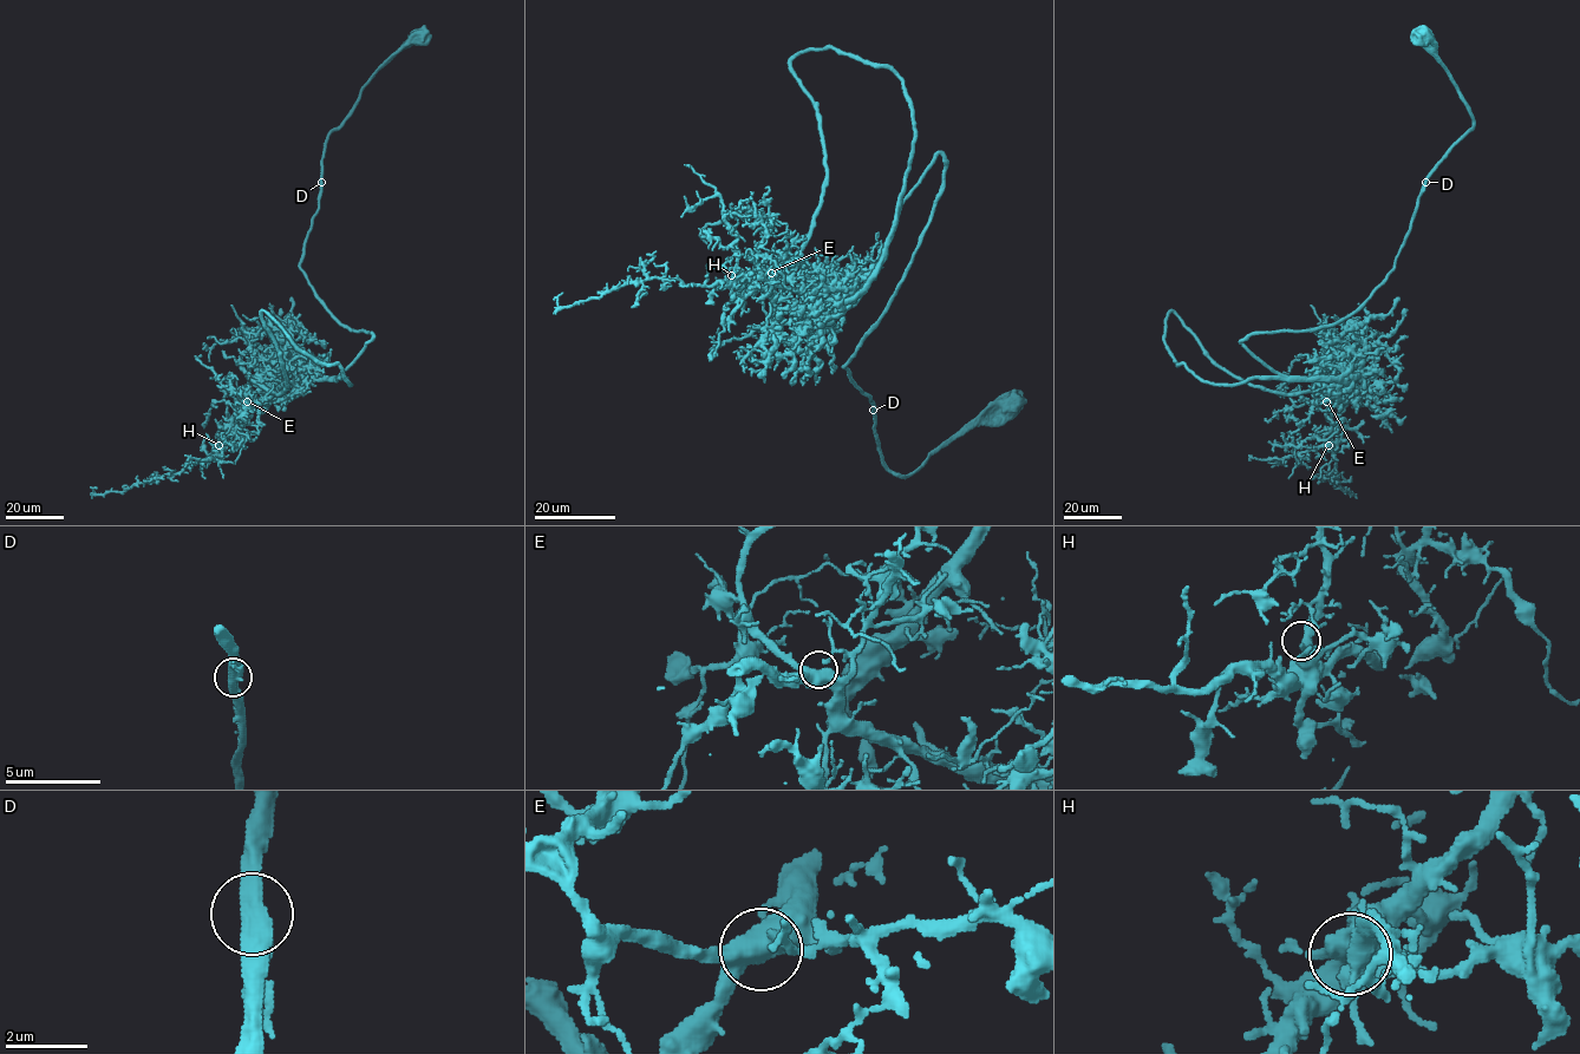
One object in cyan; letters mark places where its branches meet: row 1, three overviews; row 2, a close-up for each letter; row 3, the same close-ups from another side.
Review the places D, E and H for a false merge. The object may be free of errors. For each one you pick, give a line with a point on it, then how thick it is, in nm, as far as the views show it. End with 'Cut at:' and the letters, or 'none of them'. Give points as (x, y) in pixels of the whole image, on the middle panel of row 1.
Cut at: none of them

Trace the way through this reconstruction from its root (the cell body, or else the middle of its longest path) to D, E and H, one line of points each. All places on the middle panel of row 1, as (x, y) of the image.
D: (1012, 404), (1017, 407), (1013, 413), (973, 420), (914, 472), (905, 476), (894, 473), (882, 460), (874, 410)
E: (1012, 404), (898, 476), (844, 367), (901, 282), (941, 184), (940, 152), (856, 294), (805, 296), (771, 273)
H: (1012, 404), (898, 476), (844, 367), (901, 282), (941, 184), (940, 152), (851, 298), (731, 275)

